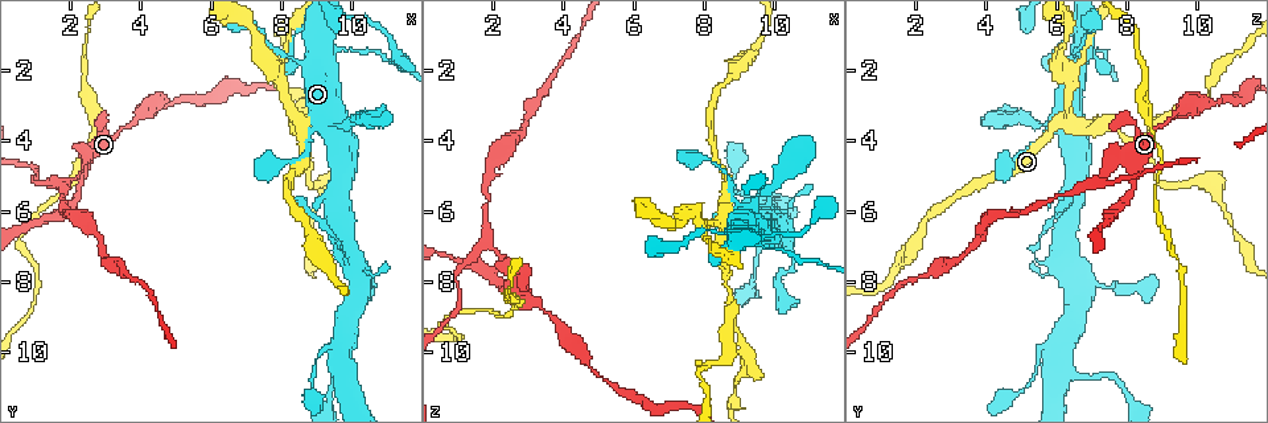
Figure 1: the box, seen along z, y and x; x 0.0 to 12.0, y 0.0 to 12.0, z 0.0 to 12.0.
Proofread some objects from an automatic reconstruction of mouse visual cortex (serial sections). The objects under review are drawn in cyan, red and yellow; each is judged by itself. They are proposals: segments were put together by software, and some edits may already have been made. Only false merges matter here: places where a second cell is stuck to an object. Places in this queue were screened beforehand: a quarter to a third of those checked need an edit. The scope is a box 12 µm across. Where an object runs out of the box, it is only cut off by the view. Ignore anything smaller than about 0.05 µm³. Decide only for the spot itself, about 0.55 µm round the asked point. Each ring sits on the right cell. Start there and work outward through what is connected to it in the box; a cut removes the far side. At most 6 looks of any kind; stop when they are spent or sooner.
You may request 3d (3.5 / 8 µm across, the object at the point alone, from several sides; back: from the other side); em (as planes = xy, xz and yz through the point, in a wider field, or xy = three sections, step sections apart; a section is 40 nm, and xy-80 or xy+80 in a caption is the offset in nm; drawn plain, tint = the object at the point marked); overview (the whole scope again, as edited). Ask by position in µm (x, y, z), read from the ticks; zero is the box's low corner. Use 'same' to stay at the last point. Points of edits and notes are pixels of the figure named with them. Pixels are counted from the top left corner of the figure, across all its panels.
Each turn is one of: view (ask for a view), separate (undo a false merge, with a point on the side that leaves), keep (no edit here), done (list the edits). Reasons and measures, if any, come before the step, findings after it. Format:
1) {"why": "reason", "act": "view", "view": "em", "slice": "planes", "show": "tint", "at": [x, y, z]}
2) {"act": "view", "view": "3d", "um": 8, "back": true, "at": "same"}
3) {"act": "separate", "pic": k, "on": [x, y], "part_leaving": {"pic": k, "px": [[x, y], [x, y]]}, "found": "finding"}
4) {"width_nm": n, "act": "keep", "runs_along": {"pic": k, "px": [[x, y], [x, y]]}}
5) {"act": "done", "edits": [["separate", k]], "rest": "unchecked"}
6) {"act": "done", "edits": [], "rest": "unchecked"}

{"why": "two arms in line, one across", "act": "view", "view": "3d", "um": 8, "back": true, "at": [7.8, 2.1, 6.4]}

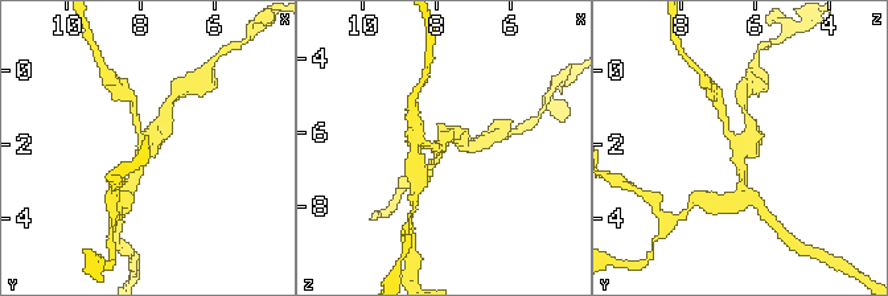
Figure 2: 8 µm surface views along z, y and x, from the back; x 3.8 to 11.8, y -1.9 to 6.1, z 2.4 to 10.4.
{"act": "view", "view": "em", "slice": "xy", "step": 3, "show": "tint", "at": [7.9, 2.1, 6.3]}

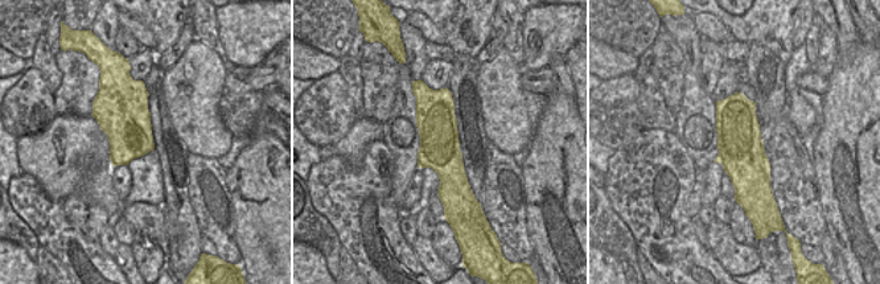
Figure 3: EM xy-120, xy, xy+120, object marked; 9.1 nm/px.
{"width_nm": 360, "act": "keep", "runs_along": {"pic": 3, "px": [[419, 85], [435, 108], [448, 194]]}, "found": "continuous, no second cell"}

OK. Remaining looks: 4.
{"why": "a narrow waist", "act": "view", "view": "3d", "um": 3.5, "at": [9.9, 1.4, 7.0]}

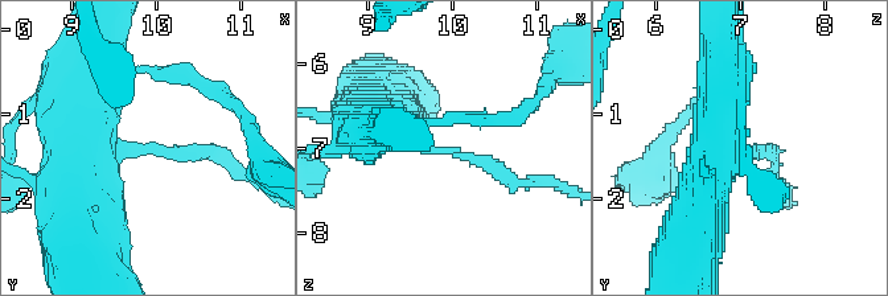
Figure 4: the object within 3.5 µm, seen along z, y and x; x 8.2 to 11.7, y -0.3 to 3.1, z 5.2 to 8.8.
{"arm_widths_nm": [200, 600], "why": "now the EM", "act": "view", "view": "em", "slice": "xy", "step": 5, "show": "tint", "at": [9.95, 1.45, 7.00]}

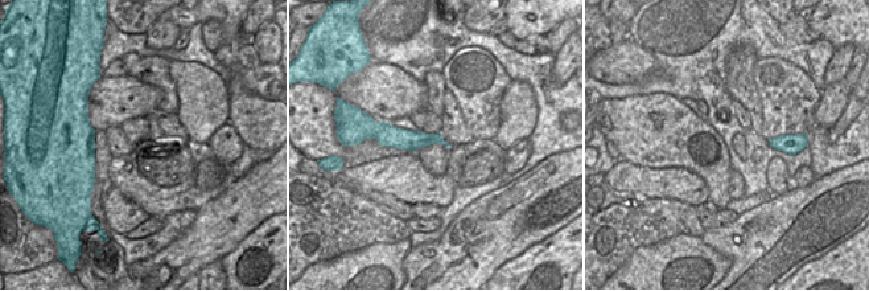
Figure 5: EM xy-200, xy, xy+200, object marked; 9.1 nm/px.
{"act": "keep", "runs_along": {"pic": 5, "px": [[379, 135], [400, 139], [440, 140]]}, "found": "all the same cell"}

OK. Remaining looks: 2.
{"why": "abrupt turn", "act": "view", "view": "3d", "um": 3.5, "at": [9.8, 7.2, 5.5]}

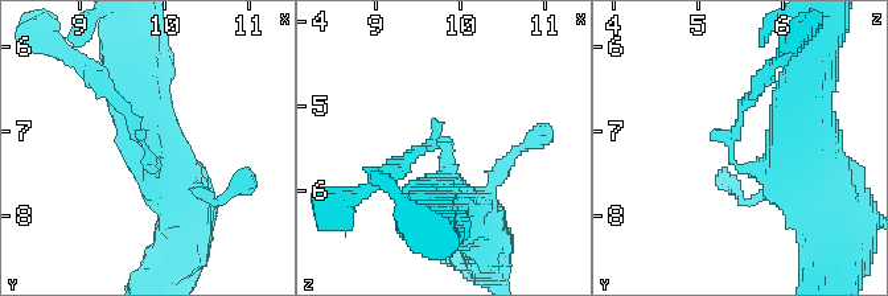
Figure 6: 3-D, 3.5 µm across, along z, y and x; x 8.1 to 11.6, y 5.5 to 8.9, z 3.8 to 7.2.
{"arm_widths_nm": [150, 500], "why": "shape alone is not enough", "act": "view", "view": "em", "slice": "xy", "step": 1, "show": "tint", "at": [9.80, 7.20, 5.40]}

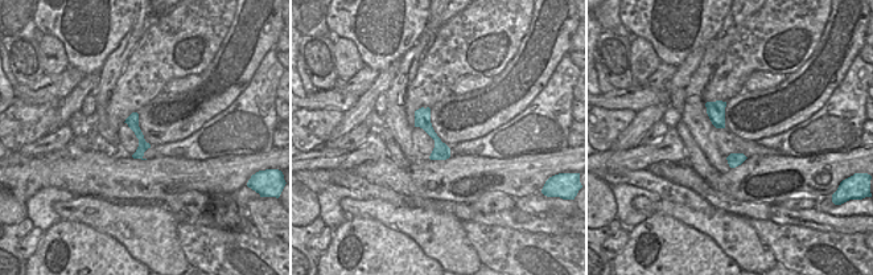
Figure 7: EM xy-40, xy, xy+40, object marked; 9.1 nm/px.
{"width_nm": 150, "act": "separate", "pic": 6, "on": [407, 159], "part_leaving": {"pic": 6, "px": [[732, 134], [743, 105], [790, 44]]}, "found": "a second cell is stuck on"}

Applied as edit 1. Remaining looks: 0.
{"act": "done", "edits": [["separate", 6]], "rest": "unchecked"}

